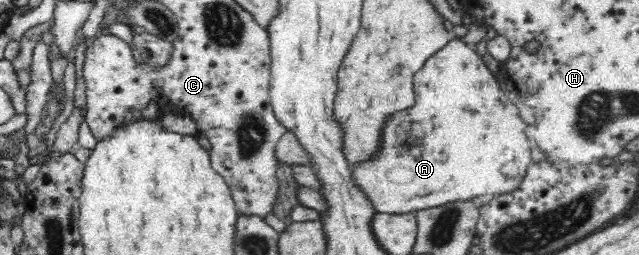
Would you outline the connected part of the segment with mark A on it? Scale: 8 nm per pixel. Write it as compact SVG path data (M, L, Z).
M460 38L450 39L438 52L434 52L426 60L422 70L416 74L416 84L414 84L416 106L414 106L414 110L408 110L408 112L402 112L400 116L396 116L396 120L392 120L392 128L388 128L388 156L380 152L374 162L362 164L360 168L356 168L350 174L350 184L364 197L364 201L372 207L374 213L415 213L429 210L429 208L440 207L444 204L451 204L452 202L471 201L474 198L481 198L487 195L502 195L512 192L512 189L520 186L520 181L524 178L527 168L531 164L531 150L526 134L524 134L526 126L524 126L524 120L520 120L518 108L514 104L510 104L510 100L504 96L504 91L498 88L498 83L498 77L492 74L488 67L484 65L482 57L476 53L474 46L460 41Z

